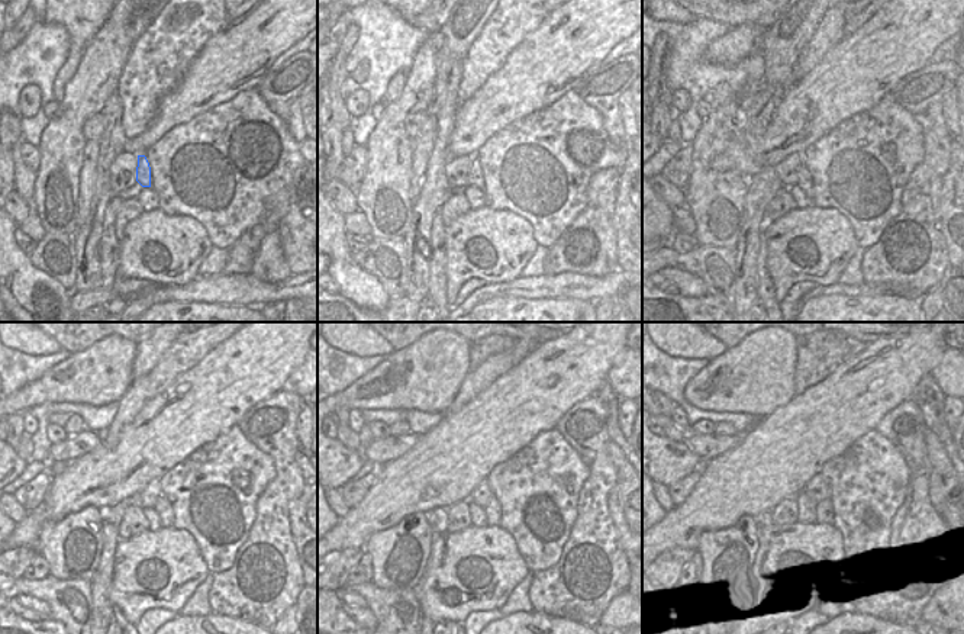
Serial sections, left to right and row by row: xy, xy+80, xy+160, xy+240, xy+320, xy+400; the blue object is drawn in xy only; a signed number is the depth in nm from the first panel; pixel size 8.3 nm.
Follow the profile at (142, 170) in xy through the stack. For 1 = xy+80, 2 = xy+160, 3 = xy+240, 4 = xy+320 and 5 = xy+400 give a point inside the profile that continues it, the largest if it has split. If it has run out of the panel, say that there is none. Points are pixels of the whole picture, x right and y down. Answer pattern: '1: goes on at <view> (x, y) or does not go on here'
1: goes on at xy+80 (476, 177)
2: goes on at xy+160 (803, 176)
3: goes on at xy+240 (164, 509)
4: goes on at xy+320 (493, 512)
5: goes on at xy+400 (824, 509)

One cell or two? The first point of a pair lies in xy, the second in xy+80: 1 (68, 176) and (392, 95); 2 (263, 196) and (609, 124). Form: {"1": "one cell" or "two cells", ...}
{"1": "two cells", "2": "two cells"}

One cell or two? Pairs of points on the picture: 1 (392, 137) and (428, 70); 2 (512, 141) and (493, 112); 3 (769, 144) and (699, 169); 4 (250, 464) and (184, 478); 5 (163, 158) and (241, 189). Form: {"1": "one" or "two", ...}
{"1": "one", "2": "two", "3": "two", "4": "one", "5": "one"}

